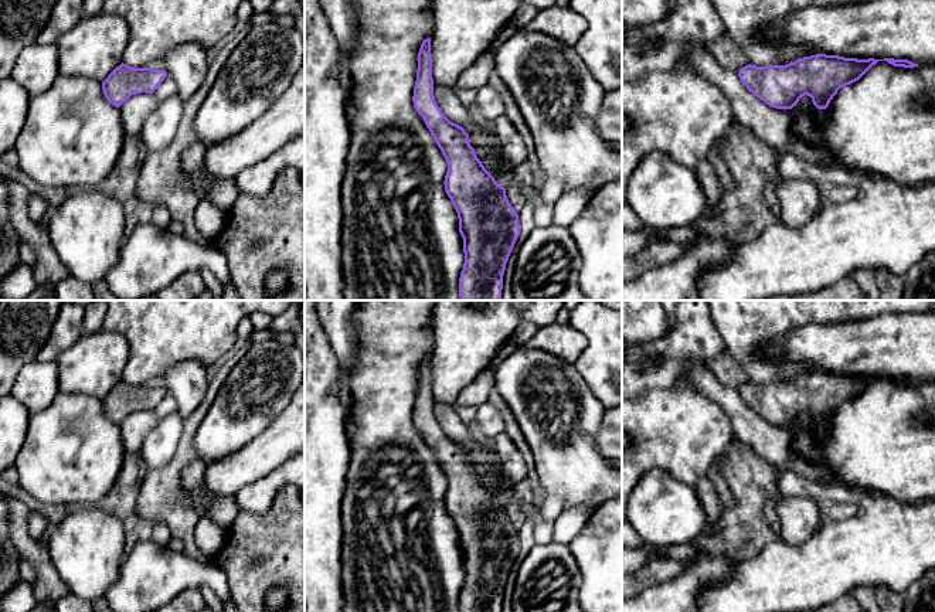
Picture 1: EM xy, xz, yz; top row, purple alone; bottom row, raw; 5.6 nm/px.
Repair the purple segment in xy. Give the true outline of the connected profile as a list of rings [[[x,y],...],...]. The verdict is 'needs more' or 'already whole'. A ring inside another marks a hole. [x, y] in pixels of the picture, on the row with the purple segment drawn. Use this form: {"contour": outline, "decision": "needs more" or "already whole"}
{"contour": [[[116,67],[102,82],[103,95],[122,113],[126,137],[137,137],[146,119],[159,106],[153,92],[164,81],[164,69]]], "decision": "needs more"}

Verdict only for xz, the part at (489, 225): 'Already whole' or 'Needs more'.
Needs more

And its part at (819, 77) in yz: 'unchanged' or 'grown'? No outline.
grown

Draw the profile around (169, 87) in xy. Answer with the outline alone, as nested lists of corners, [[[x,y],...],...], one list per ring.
[[[166,76],[164,81],[159,85],[159,88],[153,92],[153,95],[159,101],[164,101],[166,98],[170,98],[171,95],[178,92],[178,86],[176,81],[171,76]]]

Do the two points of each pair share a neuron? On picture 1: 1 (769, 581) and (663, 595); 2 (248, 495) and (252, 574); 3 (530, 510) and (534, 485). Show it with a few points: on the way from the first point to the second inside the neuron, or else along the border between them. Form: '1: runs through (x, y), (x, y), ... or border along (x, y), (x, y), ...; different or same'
1: border along (731, 574), (720, 584), (709, 584), (697, 597); different
2: border along (276, 492), (265, 513), (240, 510); different
3: border along (533, 505), (539, 510); different

